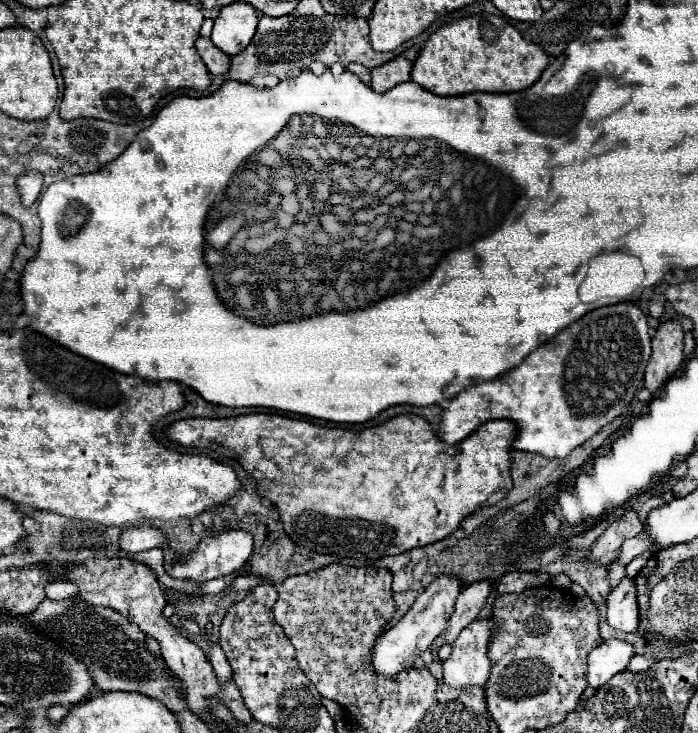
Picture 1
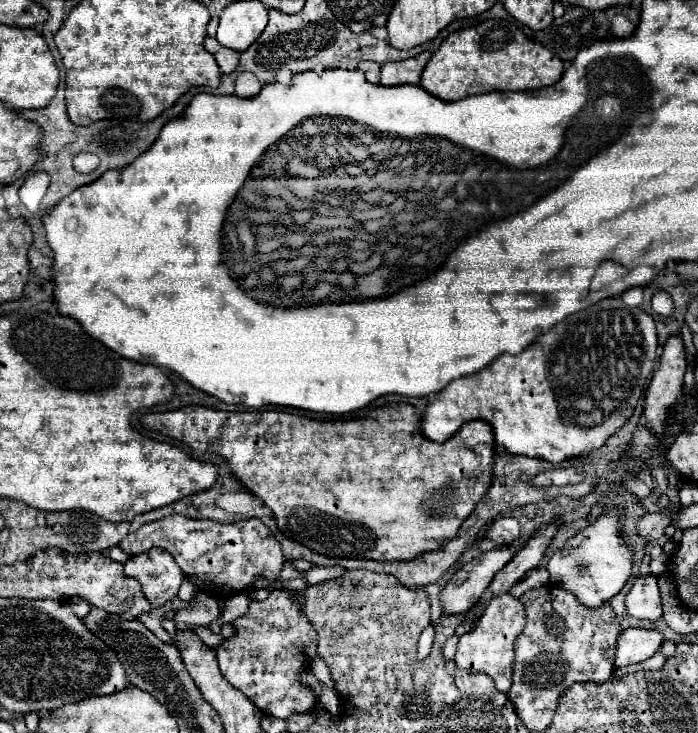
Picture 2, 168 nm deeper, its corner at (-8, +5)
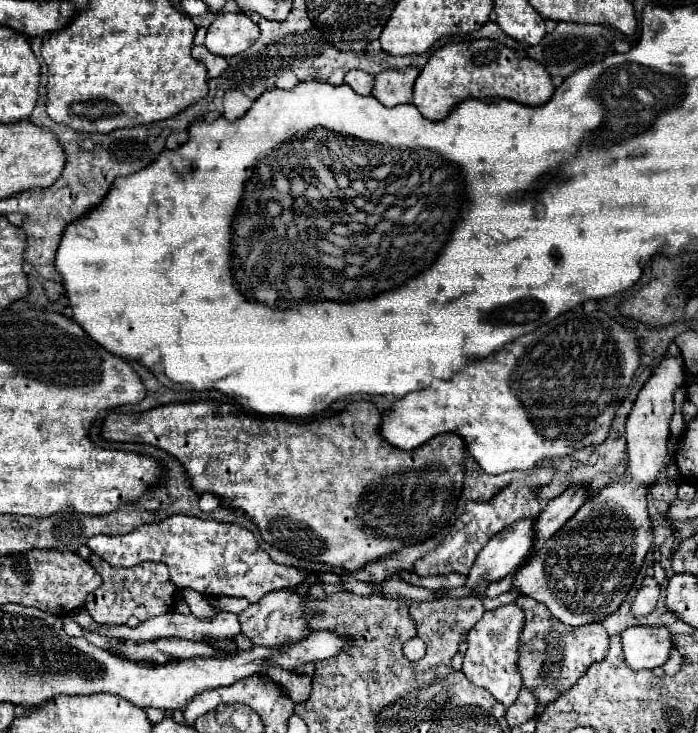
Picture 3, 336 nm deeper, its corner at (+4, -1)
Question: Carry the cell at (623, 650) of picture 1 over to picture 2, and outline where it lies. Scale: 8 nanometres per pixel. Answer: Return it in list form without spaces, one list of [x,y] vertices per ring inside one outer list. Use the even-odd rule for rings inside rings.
[[[624,629],[616,641],[614,667],[626,667],[632,663],[646,661],[662,645],[662,633],[650,629]]]

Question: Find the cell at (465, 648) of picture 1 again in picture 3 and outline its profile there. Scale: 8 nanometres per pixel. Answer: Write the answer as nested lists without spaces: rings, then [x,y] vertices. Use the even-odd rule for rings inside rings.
[[[512,601],[494,611],[486,611],[484,617],[468,633],[468,649],[464,653],[462,673],[478,687],[490,691],[496,701],[510,707],[516,701],[516,693],[522,687],[518,671],[518,639],[524,629],[524,611]]]

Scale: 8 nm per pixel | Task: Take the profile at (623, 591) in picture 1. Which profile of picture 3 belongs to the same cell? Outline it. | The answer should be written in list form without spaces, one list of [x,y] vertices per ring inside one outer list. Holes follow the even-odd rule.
[[[646,577],[642,589],[638,591],[638,597],[636,597],[634,605],[632,605],[632,615],[634,617],[644,617],[644,615],[652,613],[656,603],[658,603],[658,599],[660,599],[658,581],[654,577]]]

